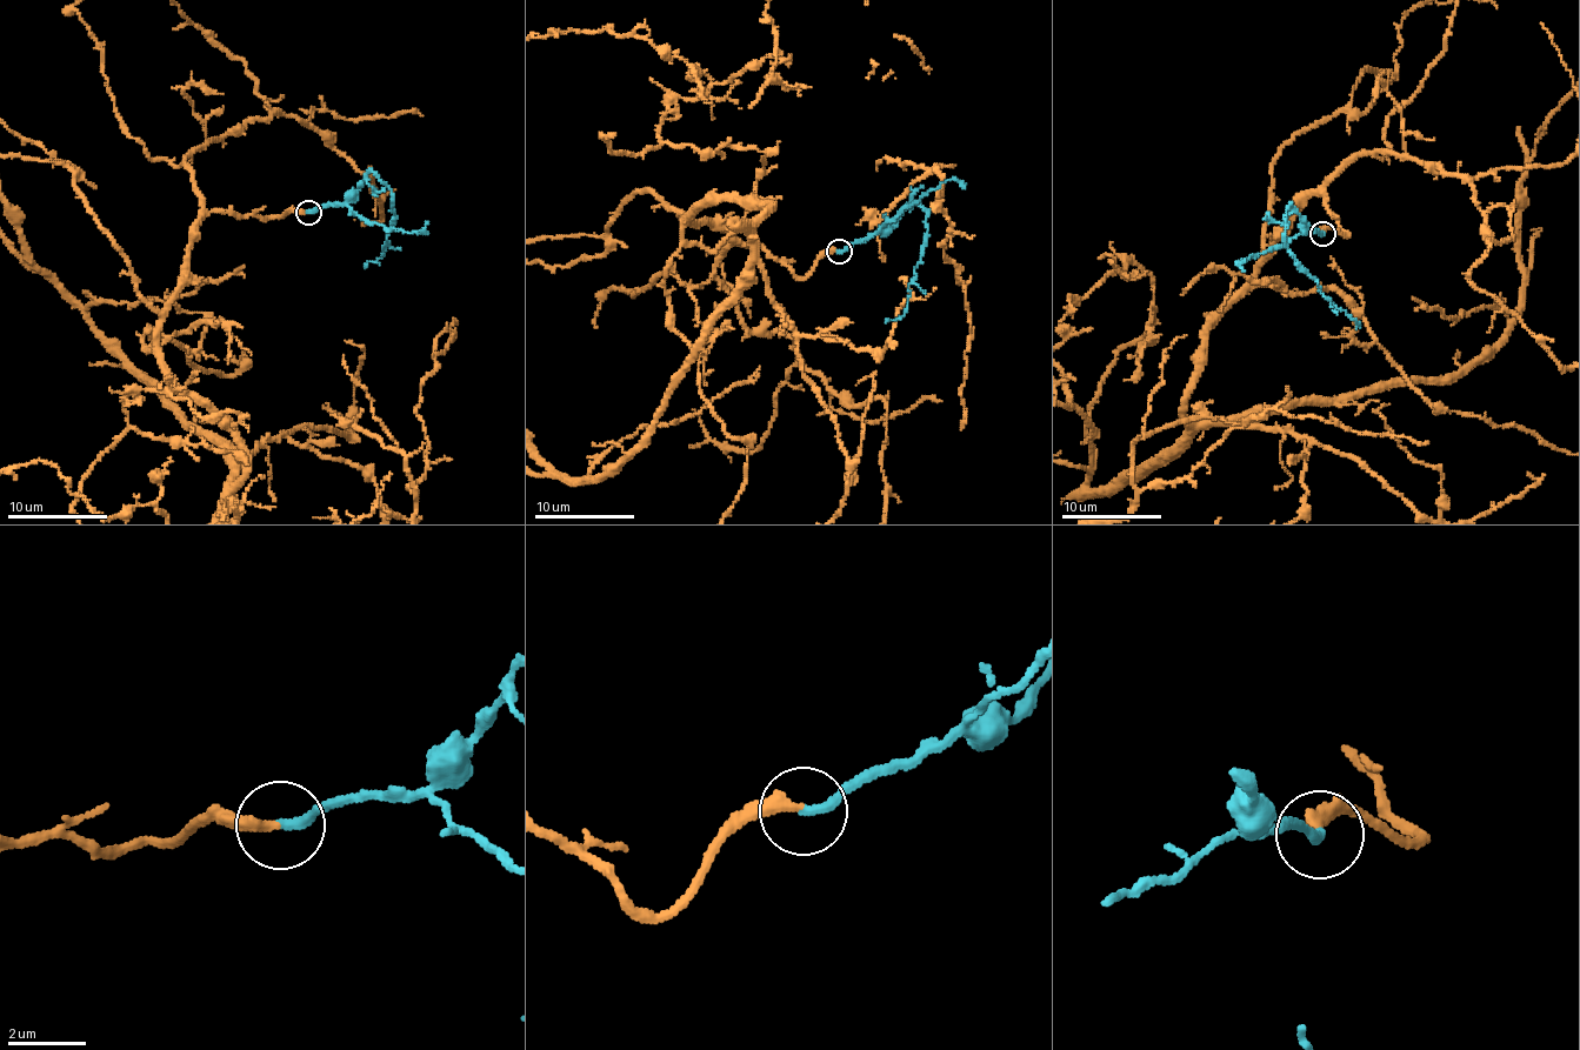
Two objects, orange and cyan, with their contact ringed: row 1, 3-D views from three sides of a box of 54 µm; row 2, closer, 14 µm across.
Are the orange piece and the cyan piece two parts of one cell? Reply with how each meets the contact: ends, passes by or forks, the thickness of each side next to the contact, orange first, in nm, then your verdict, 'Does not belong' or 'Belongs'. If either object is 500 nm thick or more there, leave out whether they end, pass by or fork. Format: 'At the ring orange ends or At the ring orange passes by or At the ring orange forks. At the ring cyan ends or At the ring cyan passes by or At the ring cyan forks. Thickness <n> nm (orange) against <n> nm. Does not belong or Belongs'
At the ring orange ends. At the ring cyan ends. Thickness 320 nm (orange) against 260 nm. Belongs

